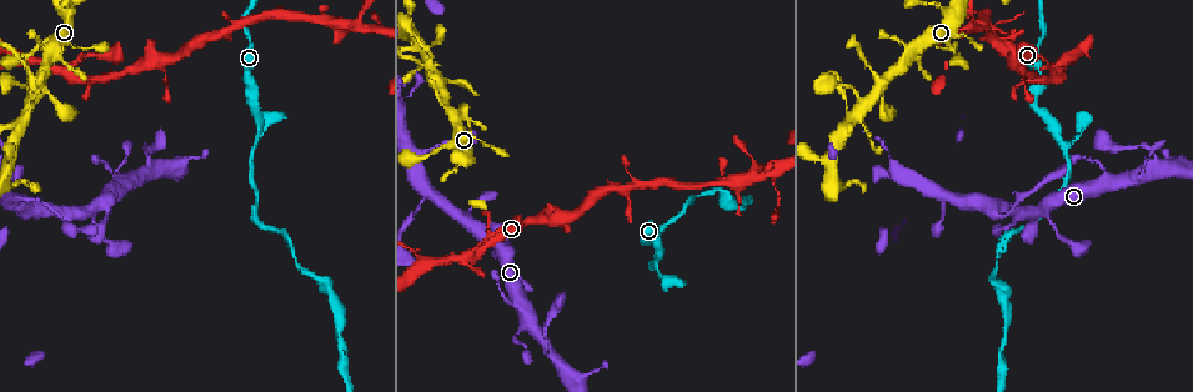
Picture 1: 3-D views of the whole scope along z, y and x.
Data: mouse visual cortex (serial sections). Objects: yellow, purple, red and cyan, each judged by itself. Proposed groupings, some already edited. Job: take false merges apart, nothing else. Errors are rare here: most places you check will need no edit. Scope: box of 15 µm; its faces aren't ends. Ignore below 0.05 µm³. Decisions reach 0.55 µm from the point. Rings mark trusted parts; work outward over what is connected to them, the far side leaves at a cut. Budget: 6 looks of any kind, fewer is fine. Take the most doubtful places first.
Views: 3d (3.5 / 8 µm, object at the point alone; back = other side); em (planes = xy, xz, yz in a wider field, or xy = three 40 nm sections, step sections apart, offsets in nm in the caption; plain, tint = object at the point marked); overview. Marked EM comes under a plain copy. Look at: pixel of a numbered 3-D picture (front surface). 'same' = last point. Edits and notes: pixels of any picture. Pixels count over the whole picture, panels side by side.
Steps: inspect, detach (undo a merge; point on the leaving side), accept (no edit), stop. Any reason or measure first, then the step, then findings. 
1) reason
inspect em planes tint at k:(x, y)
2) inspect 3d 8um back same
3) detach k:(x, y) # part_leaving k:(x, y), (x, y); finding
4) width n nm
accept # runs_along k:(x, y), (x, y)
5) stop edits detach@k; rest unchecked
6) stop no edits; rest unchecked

three-way junction
inspect 3d 3.5um at 1:(1055, 73)

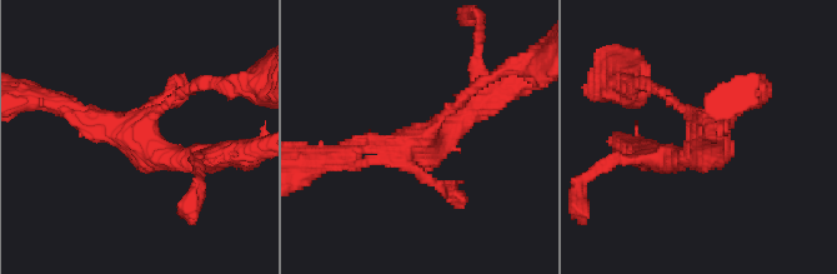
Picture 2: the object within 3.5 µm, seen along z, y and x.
need the tissue
inspect em xy step 3 tint at 2:(143, 139)

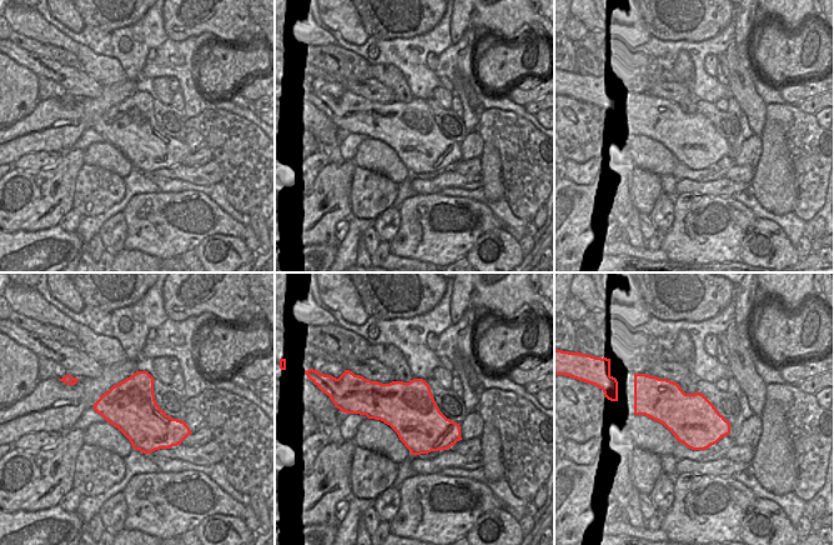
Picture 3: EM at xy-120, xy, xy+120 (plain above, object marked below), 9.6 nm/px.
accept # runs_along 2:(656, 88), (703, 138), (662, 157); continuous, no second cell

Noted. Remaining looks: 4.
abrupt turn
inspect 3d 8um back at 1:(257, 140)

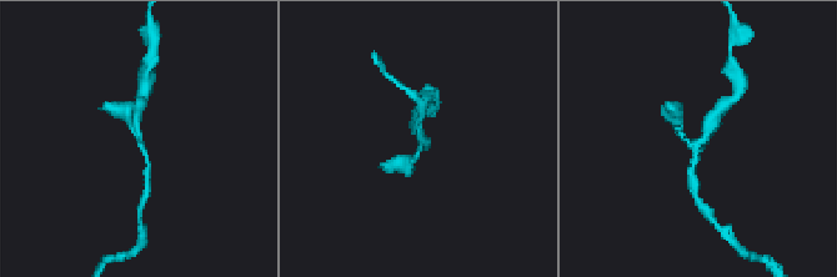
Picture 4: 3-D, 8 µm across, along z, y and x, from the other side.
arms 3; arm_widths 150, 200, 300 nm; shape alone is not enough
inspect em planes tint at 4:(701, 138)

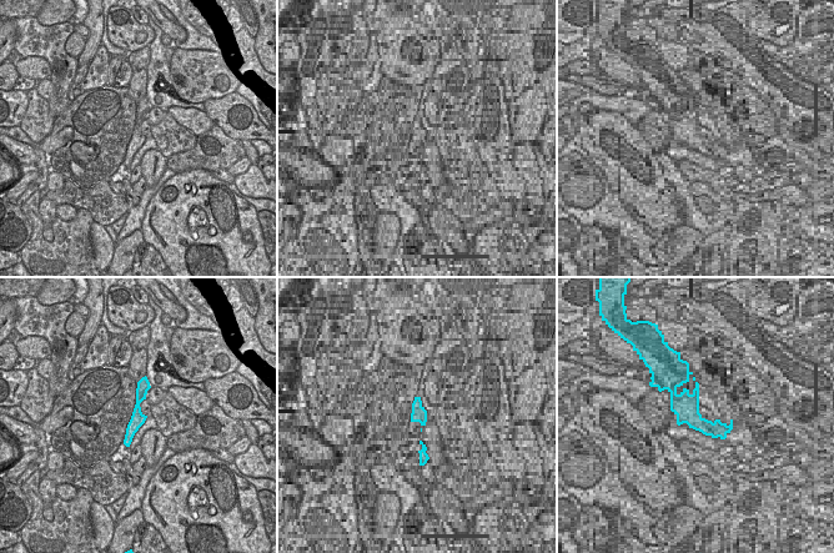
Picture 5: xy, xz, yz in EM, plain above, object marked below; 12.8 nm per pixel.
accept # runs_along 5:(144, 381), (137, 420), (127, 441); all the same cell

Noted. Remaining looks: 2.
sharp bend
inspect 3d 3.5um at 1:(882, 107)

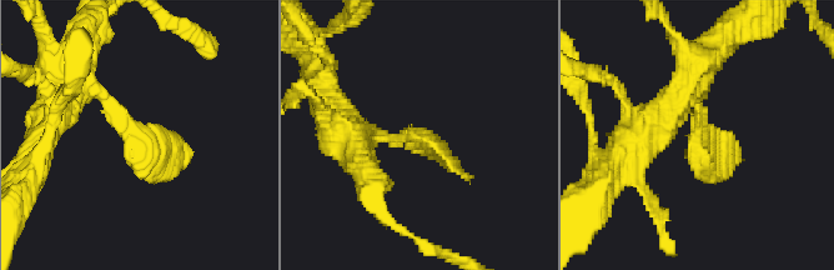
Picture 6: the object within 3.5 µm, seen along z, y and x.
inspect em xy step 5 tint at 6:(403, 138)

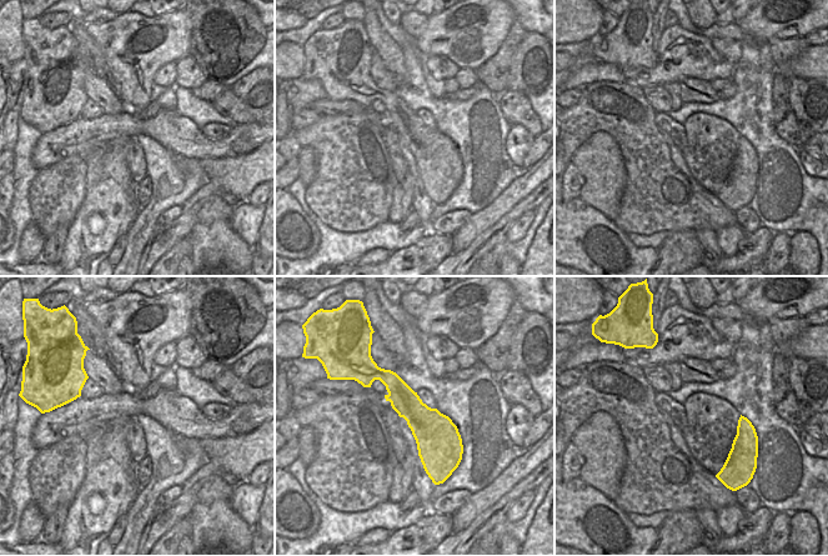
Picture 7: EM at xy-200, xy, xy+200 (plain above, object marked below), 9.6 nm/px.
accept # runs_along 6:(69, 78), (99, 93), (152, 158), (184, 146); continuous, no second cell

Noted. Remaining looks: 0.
stop no edits; rest unchecked

